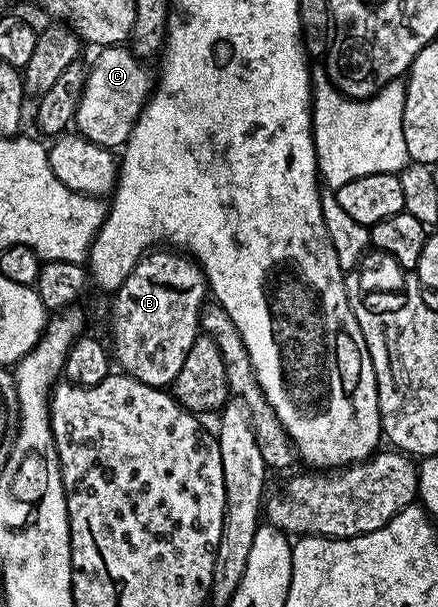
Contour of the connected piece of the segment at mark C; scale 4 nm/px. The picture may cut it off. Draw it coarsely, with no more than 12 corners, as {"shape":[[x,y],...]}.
{"shape":[[128,45],[96,51],[75,130],[121,148],[154,75]]}

